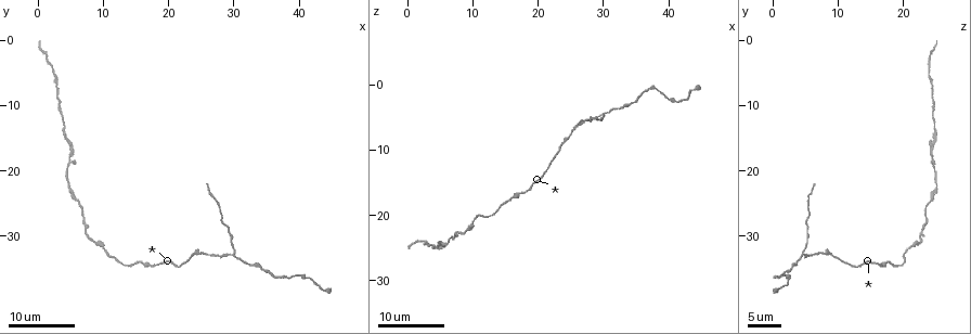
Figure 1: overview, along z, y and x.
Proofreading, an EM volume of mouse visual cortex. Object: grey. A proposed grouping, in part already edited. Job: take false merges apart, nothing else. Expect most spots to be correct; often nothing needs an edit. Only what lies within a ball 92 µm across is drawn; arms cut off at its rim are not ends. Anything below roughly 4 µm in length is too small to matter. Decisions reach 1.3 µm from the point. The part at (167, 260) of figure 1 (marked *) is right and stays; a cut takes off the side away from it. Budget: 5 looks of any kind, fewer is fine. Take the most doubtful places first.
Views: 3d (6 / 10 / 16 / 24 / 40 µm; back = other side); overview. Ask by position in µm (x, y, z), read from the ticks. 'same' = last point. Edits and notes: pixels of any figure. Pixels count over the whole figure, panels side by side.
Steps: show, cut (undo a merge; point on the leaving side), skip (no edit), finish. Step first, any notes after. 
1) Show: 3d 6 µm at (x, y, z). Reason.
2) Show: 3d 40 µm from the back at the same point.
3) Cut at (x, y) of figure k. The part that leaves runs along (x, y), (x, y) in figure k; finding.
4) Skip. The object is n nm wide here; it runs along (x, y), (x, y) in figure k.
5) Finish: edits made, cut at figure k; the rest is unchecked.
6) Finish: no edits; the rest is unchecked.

Show: 3d 16 µm at (30.0, 32.5, 4.5). Small branch off a trunk.

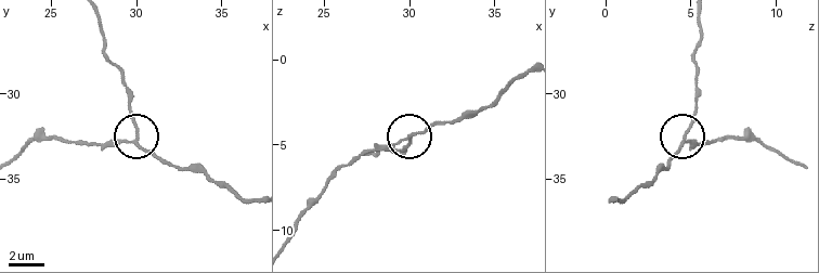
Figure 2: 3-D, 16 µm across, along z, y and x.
Show: 3d 6 µm at (30.1, 32.6, 4.6). Closer look.

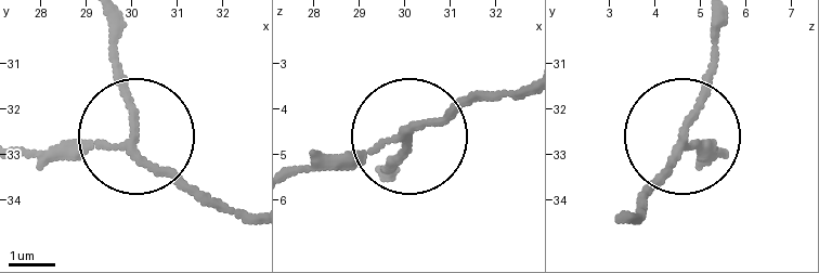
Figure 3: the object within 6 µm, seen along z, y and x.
Skip. The object is 140 nm wide here; it runs along (18, 155), (77, 155), (131, 132), (112, 31) in figure 3; all the same neuron.

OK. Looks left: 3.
Show: 3d 24 µm at (5.0, 18.0, 24.5). Three arms meet.

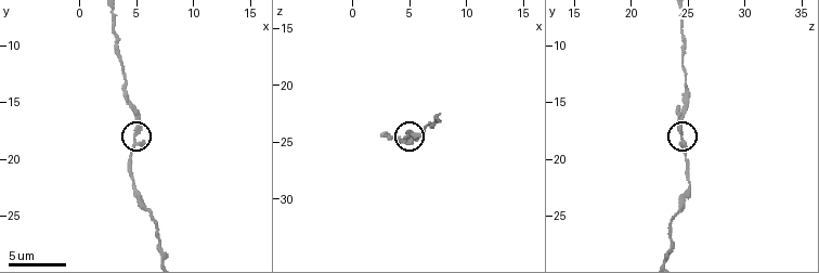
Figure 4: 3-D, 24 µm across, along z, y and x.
Show: 3d 6 µm at (5.0, 18.0, 24.2).

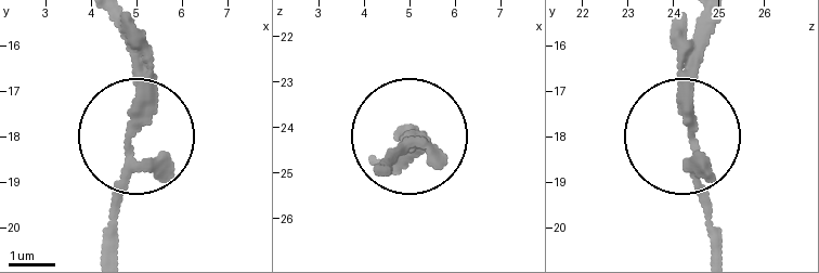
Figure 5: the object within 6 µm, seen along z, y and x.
Skip. 3 arms meet here; all the same neuron.

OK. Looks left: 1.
Finish: no edits; the rest is unchecked.

